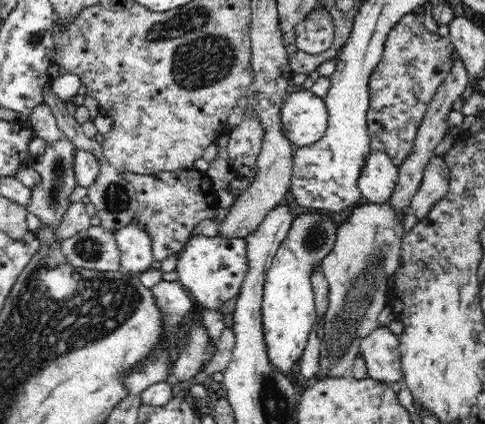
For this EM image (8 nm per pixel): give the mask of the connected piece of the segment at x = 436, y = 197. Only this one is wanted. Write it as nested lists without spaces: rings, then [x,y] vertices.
[[[433,156],[424,167],[420,188],[409,206],[409,212],[416,216],[418,223],[422,223],[432,207],[448,194],[449,178],[443,157]]]

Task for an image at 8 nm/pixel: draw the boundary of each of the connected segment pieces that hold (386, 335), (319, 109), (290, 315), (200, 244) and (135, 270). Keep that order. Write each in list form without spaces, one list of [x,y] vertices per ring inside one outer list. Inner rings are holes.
[[[389,327],[375,328],[368,336],[362,340],[362,344],[357,350],[363,355],[363,359],[368,363],[368,375],[373,379],[382,382],[401,382],[404,377],[402,371],[401,355],[400,355],[400,339]]]
[[[304,88],[293,89],[282,106],[284,133],[295,147],[311,145],[324,136],[328,124],[325,100]]]
[[[320,211],[300,215],[293,222],[288,237],[280,244],[268,270],[261,302],[261,321],[268,363],[286,375],[303,358],[308,338],[318,325],[315,295],[310,281],[312,270],[318,270],[324,256],[332,250],[340,223]]]
[[[222,233],[213,237],[192,235],[177,255],[175,271],[178,273],[180,285],[195,304],[202,304],[209,309],[219,309],[224,302],[238,295],[250,270],[246,238],[227,238]]]
[[[134,221],[115,232],[116,241],[122,254],[123,273],[141,274],[152,269],[155,257],[153,241],[145,225]]]

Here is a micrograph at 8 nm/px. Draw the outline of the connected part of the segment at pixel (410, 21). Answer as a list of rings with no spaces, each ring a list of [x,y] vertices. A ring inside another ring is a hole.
[[[418,10],[406,14],[389,30],[382,58],[369,78],[367,123],[371,147],[387,154],[398,166],[402,166],[414,150],[414,140],[428,106],[452,68],[454,51],[452,39],[428,30]]]

